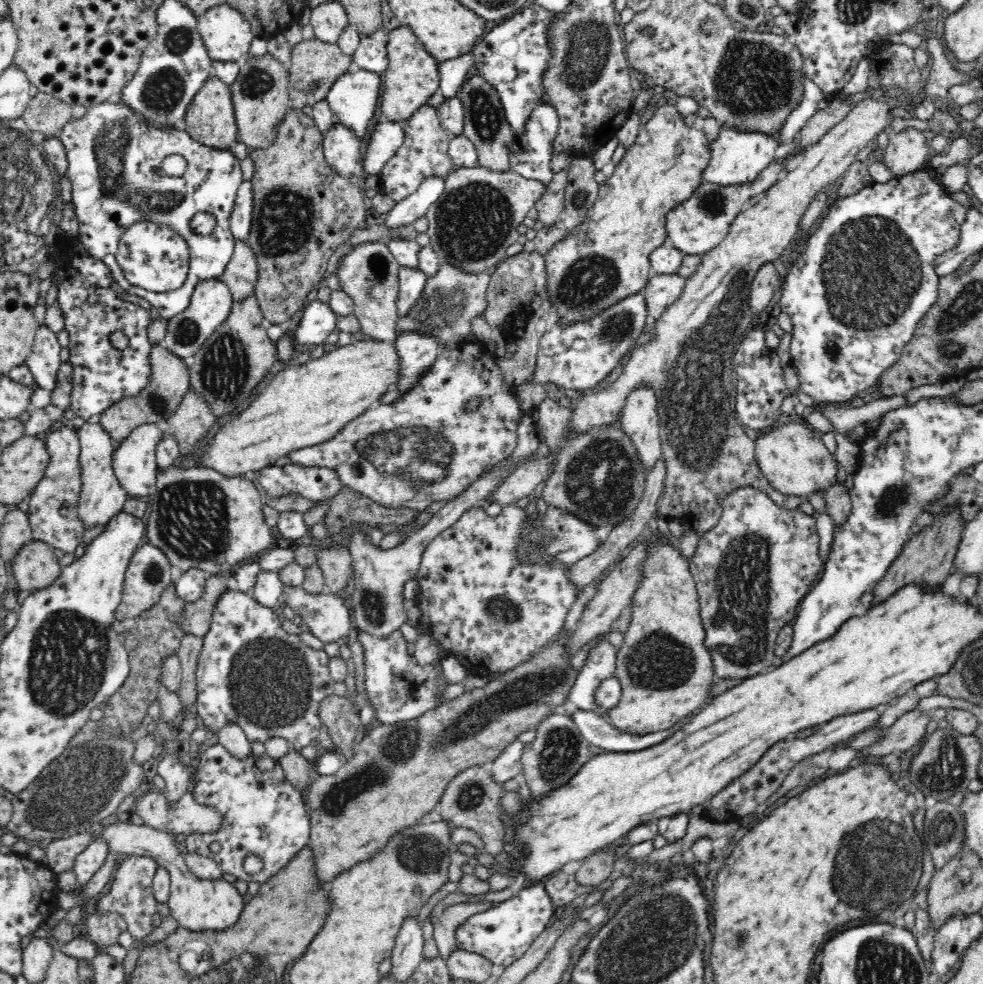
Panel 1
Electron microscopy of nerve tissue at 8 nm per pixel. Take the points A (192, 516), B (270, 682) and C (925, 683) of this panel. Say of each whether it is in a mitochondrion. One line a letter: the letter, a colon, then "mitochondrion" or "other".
A: mitochondrion
B: mitochondrion
C: other

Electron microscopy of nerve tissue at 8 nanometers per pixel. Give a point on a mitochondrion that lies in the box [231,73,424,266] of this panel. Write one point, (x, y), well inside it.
(285, 217)

